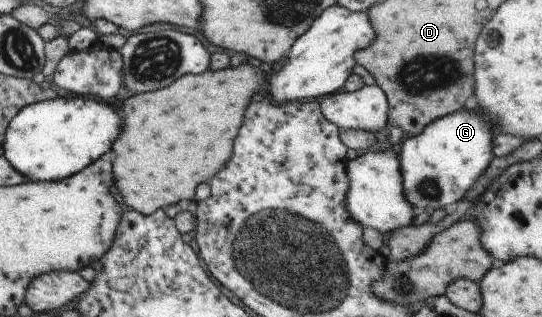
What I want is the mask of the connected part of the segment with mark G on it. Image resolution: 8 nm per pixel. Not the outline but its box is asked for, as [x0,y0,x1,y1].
[398,106,494,212]

